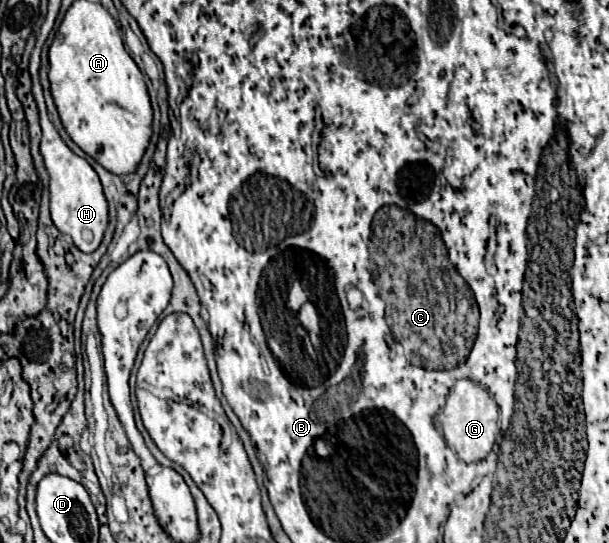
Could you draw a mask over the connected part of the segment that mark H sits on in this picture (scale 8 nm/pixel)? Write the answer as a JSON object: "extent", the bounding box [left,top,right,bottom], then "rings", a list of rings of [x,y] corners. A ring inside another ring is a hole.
{"extent":[33,75,109,253],"rings":[[[35,75],[35,79],[33,79],[33,97],[37,101],[39,115],[41,115],[41,129],[43,129],[41,155],[45,159],[45,167],[49,171],[51,219],[61,233],[67,233],[73,239],[77,249],[81,249],[83,253],[93,253],[101,245],[103,233],[105,233],[107,223],[109,223],[109,207],[107,207],[107,199],[103,195],[101,181],[99,181],[97,173],[93,171],[93,167],[83,157],[75,155],[63,143],[61,135],[57,133],[57,129],[49,121],[43,91],[41,91],[41,85],[39,85],[39,75]]]}

